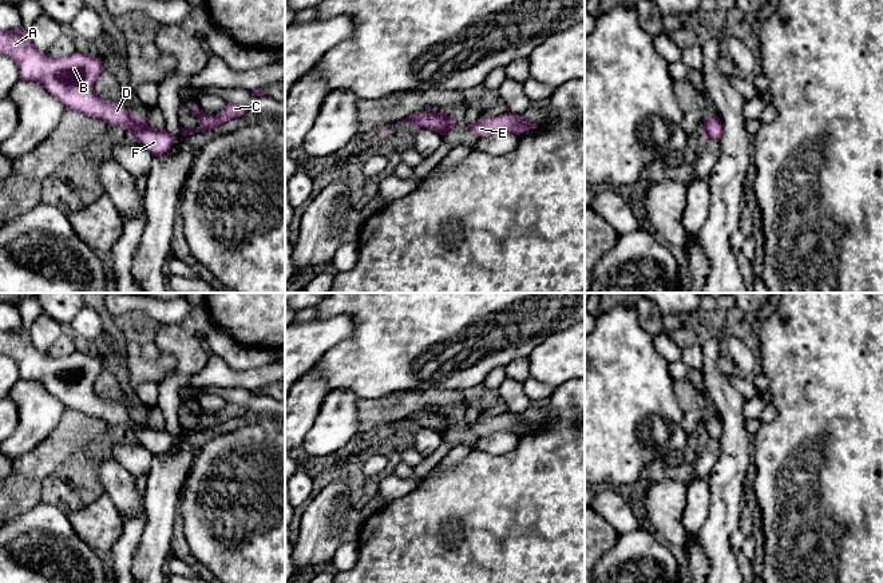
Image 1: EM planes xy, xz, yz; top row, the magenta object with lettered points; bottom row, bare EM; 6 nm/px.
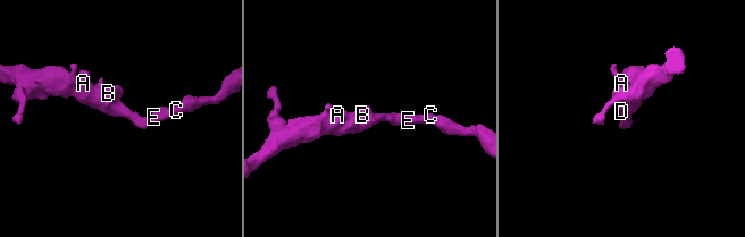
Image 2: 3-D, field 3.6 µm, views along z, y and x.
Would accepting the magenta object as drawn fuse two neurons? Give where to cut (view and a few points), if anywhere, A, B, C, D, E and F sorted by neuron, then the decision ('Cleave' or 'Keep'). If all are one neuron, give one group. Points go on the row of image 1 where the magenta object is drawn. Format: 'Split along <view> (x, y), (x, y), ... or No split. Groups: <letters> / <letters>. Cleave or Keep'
No split. Groups: A B C D E F. Keep

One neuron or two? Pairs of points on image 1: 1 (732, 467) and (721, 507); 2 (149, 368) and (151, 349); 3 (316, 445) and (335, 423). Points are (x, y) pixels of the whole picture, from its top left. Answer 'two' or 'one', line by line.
1: one
2: two
3: one

